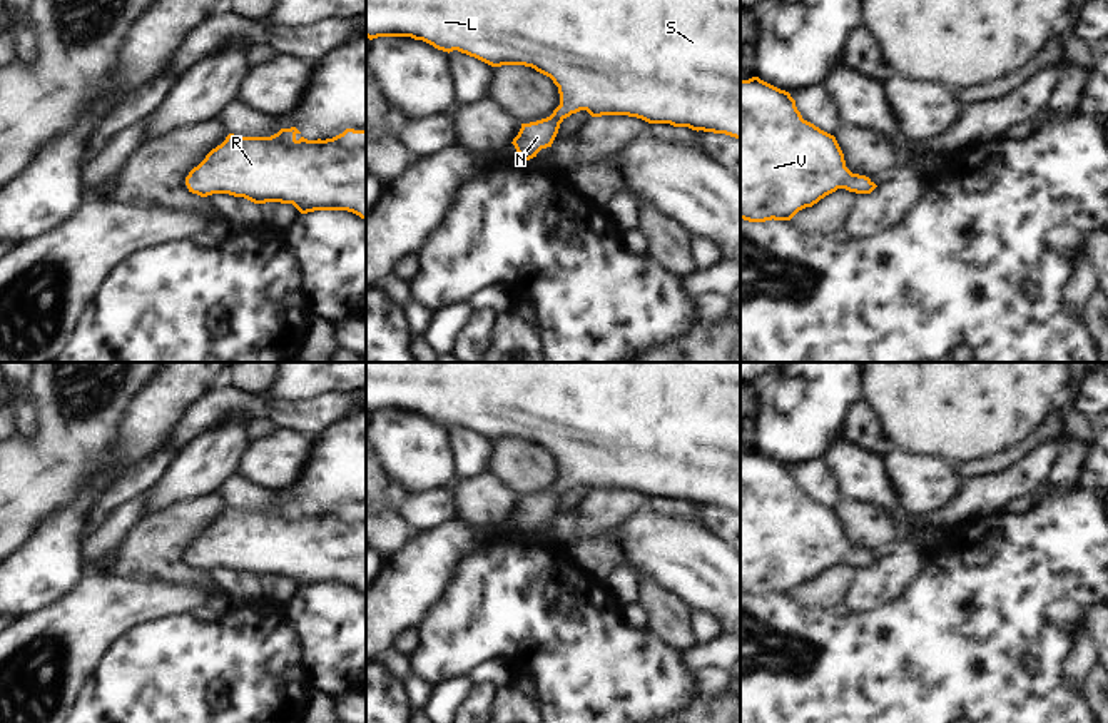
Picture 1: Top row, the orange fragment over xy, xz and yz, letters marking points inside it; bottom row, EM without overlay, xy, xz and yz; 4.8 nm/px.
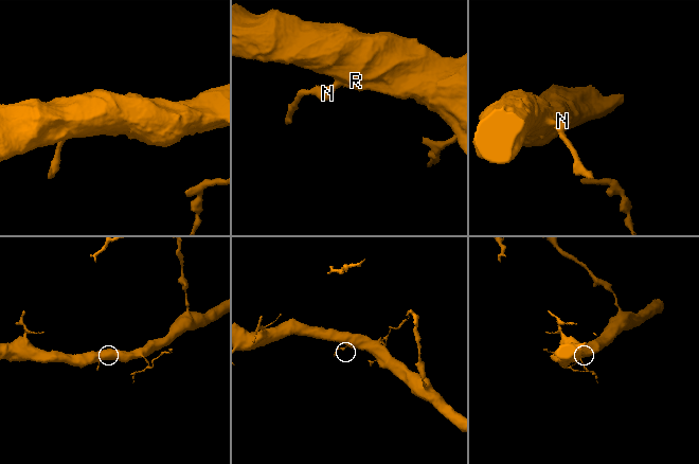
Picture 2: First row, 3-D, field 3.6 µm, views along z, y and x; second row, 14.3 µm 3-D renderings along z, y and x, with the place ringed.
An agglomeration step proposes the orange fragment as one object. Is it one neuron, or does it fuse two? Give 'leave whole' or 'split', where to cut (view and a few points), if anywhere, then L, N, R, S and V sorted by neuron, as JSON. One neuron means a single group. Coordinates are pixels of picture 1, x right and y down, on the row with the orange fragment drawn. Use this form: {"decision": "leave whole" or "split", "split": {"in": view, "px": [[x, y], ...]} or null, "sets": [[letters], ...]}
{"decision": "leave whole", "split": null, "sets": [["L", "N", "R", "S", "V"]]}

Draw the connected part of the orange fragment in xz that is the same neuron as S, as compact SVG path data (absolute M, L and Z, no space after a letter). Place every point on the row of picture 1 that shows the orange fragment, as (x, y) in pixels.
M366 0L366 37L411 37L448 53L458 50L491 67L525 65L550 77L558 87L560 105L546 119L521 124L511 144L523 162L551 147L560 124L580 110L592 117L628 115L648 124L670 124L740 139L740 0Z

